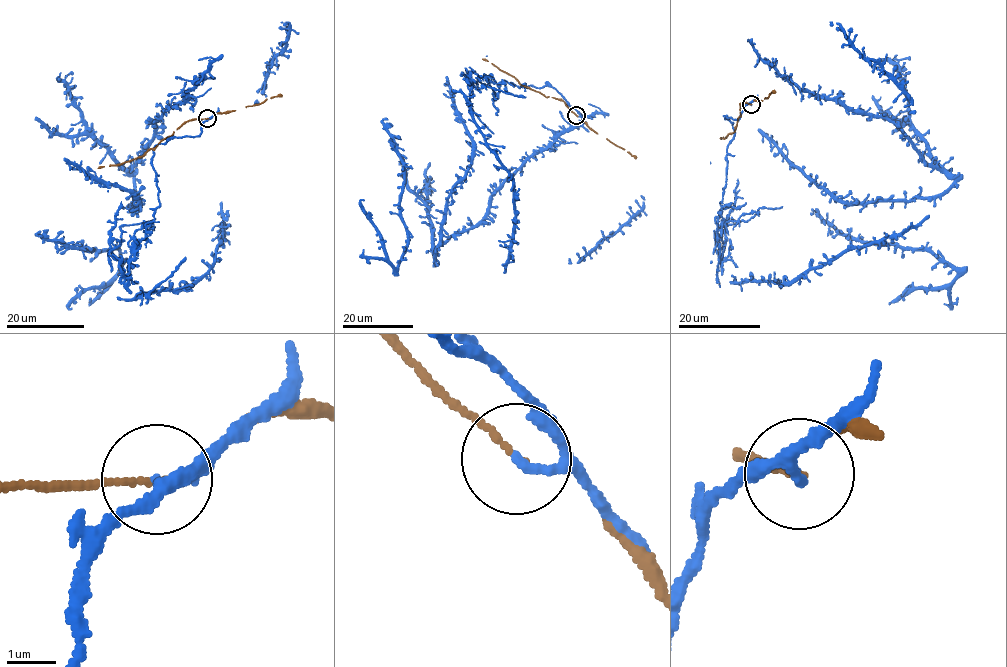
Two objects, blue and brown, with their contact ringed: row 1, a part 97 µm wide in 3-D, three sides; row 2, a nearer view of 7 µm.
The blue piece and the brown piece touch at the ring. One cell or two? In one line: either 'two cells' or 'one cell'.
two cells

